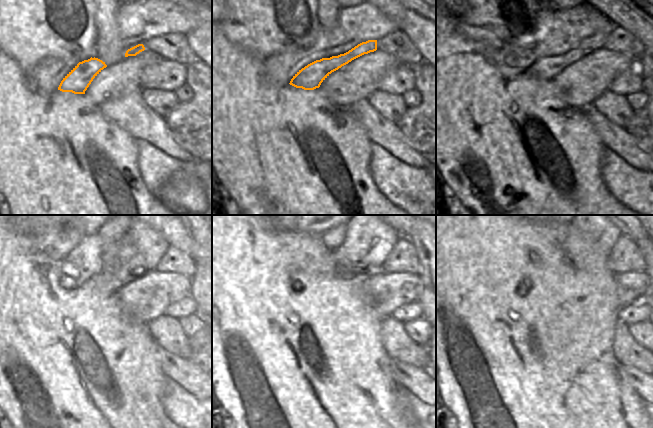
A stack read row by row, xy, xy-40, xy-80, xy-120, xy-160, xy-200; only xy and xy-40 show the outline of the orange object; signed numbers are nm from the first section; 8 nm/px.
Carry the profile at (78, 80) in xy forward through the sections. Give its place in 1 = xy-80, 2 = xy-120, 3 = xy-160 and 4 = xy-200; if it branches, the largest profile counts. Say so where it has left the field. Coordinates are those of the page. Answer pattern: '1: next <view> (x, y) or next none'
1: next xy-80 (547, 68)
2: next xy-120 (151, 246)
3: next xy-160 (369, 240)
4: next xy-200 (606, 235)

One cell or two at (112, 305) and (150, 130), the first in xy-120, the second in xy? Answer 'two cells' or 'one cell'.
two cells

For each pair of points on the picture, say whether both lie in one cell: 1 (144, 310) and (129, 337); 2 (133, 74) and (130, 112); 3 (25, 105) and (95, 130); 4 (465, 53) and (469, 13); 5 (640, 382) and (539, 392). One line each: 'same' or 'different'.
1: different
2: different
3: same
4: different
5: different

